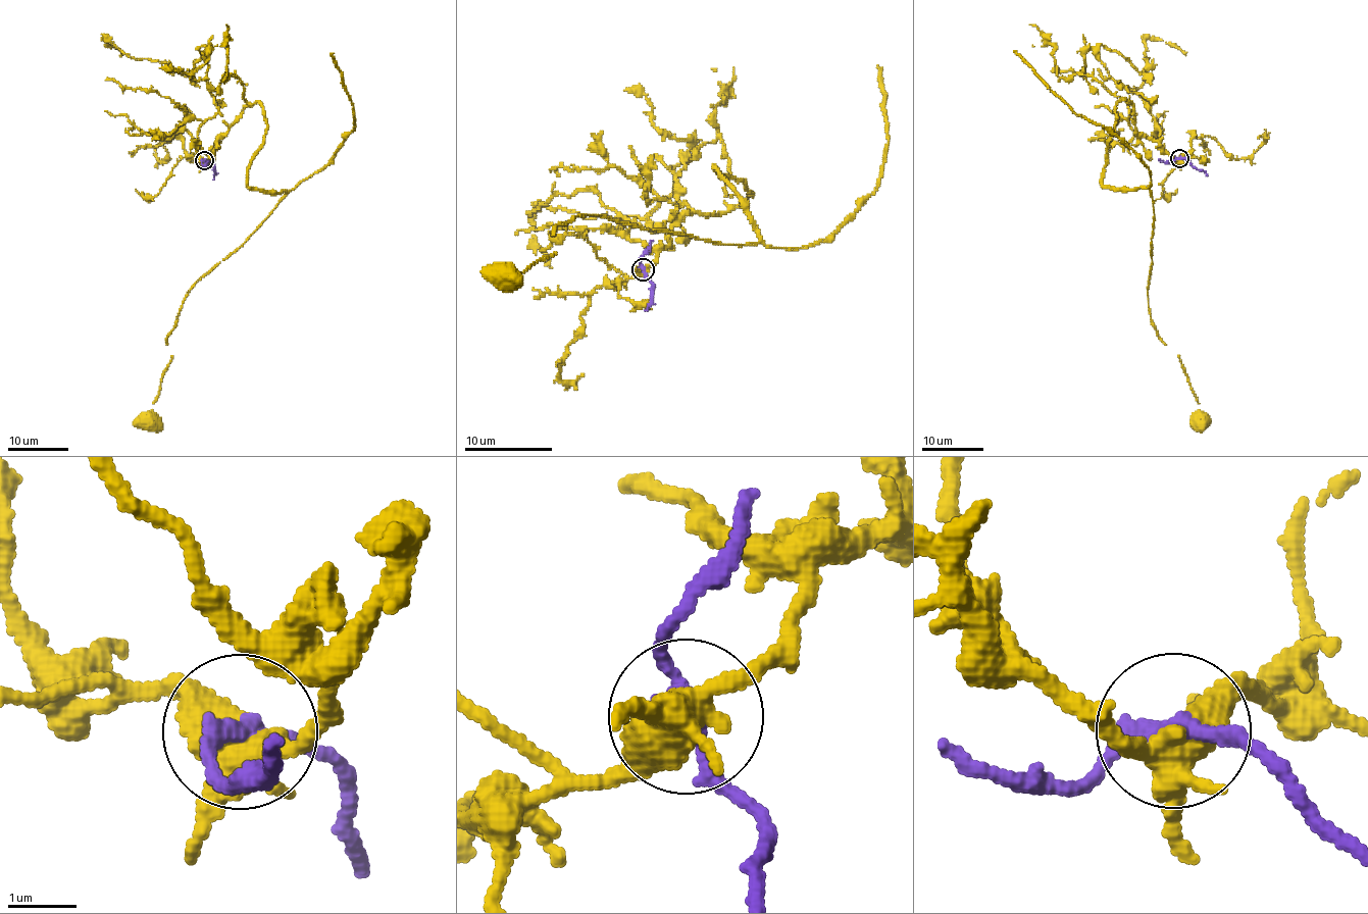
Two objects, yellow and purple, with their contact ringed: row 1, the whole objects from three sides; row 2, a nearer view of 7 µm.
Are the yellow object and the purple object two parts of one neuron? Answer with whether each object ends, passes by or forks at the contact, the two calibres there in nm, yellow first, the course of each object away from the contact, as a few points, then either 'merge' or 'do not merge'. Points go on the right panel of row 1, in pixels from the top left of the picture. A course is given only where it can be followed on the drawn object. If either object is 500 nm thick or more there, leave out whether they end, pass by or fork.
yellow forks | purple passes by | 480/240 nm | yellow via (1179, 157), (1136, 131), (1132, 105), (1116, 105), (1103, 184), (1150, 192), (1152, 325), (1179, 358), (1200, 420) | purple via (1179, 157), (1184, 157), (1207, 175) | merge

